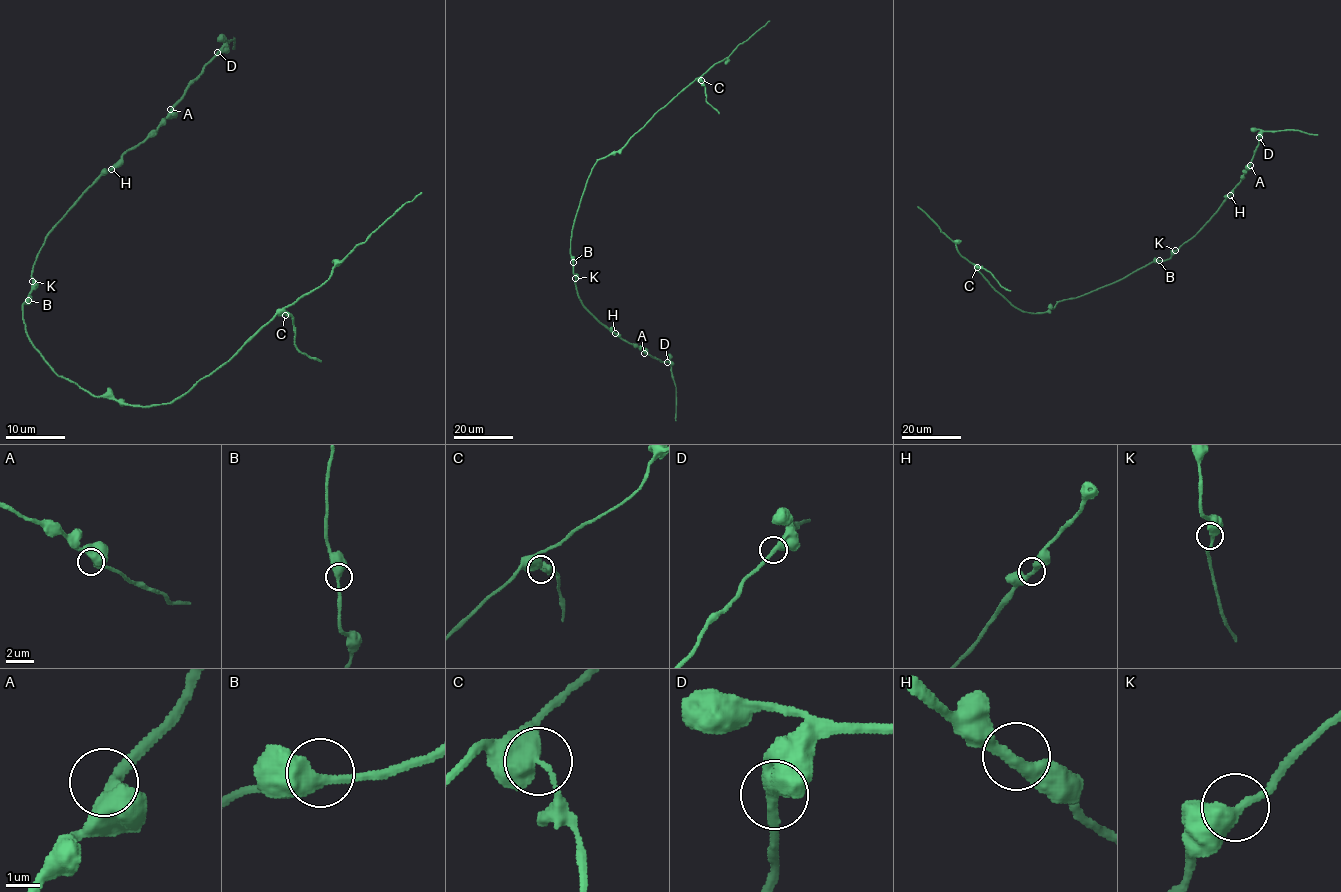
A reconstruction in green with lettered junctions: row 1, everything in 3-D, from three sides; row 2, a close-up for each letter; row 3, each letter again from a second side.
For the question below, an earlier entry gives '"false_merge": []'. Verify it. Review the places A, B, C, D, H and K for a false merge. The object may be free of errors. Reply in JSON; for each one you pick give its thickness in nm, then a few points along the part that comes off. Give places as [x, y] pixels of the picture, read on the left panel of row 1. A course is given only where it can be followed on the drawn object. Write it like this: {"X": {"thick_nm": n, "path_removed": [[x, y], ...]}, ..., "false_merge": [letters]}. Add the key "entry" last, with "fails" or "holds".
{"C": {"thick_nm": 460, "path_removed": [[285, 315], [292, 316], [295, 346], [320, 361]]}, "false_merge": ["C"], "entry": "fails"}

